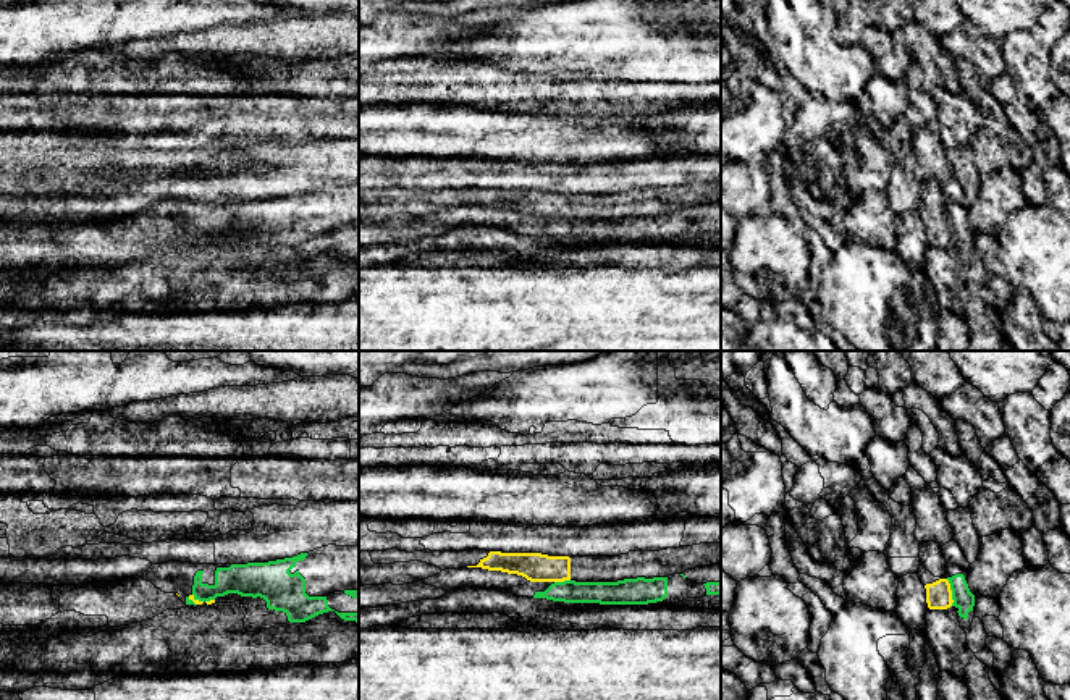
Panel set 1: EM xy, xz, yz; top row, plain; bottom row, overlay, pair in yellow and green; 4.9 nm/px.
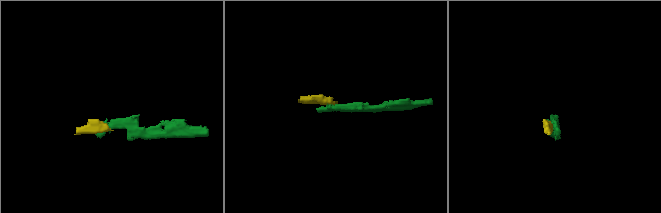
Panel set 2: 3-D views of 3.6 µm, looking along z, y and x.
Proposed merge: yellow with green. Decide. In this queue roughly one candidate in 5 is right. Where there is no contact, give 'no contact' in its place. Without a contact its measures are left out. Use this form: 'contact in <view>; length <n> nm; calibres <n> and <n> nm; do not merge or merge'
contact in yz; length 140 nm; calibres 130 and 100 nm; do not merge

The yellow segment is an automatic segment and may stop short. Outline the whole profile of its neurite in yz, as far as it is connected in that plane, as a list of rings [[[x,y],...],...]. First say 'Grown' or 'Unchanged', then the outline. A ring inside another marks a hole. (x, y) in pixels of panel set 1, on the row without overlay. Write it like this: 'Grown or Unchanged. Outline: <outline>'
Grown. Outline: [[[936,179],[920,181],[918,215],[926,226],[929,247],[947,247],[952,244],[952,228],[946,213],[946,196],[942,184]]]

